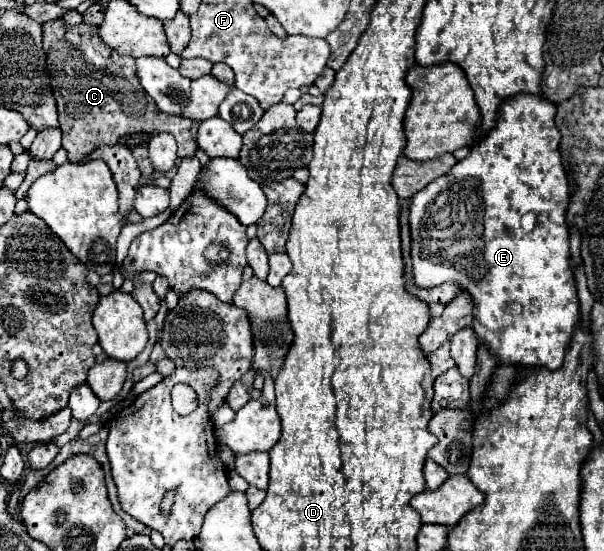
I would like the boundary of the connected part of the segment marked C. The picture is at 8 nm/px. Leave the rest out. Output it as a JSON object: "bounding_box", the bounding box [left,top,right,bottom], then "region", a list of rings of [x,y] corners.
{"bounding_box":[42,20,196,162],"region":[[[50,20],[42,24],[42,34],[52,90],[60,114],[60,128],[64,132],[62,146],[66,148],[70,162],[80,162],[100,146],[114,146],[120,138],[140,132],[170,132],[178,142],[178,156],[194,156],[196,142],[190,136],[190,118],[160,114],[140,84],[136,58],[122,56],[108,48],[98,36],[98,26],[86,22],[68,26],[64,20]]]}

